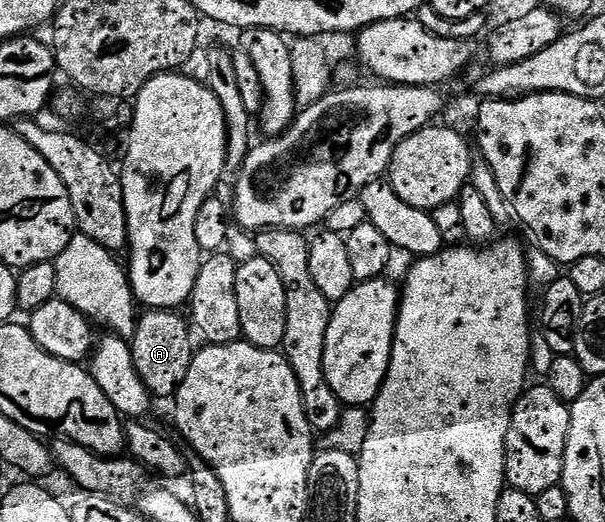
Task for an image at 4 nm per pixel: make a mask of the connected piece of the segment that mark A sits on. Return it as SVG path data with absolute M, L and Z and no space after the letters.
M149 309L144 313L139 315L136 331L130 340L134 368L153 399L171 399L186 380L186 372L190 372L194 353L192 334L188 331L190 322L176 310Z

